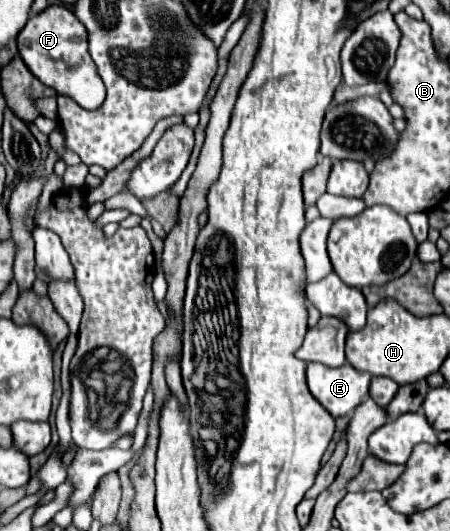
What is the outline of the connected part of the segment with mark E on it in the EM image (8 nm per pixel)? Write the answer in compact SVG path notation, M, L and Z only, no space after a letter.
M324 364L306 366L306 382L310 394L334 416L348 416L368 396L372 376L358 372L350 364L330 368Z

